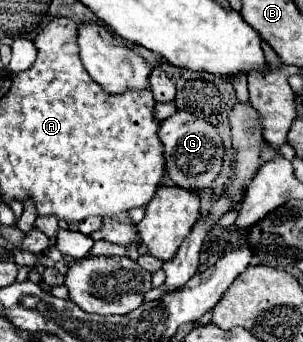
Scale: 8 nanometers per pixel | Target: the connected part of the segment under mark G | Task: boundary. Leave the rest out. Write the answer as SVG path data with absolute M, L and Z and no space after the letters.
M177 111L163 121L159 129L159 139L165 145L165 167L175 185L183 189L205 189L219 175L225 147L215 125L199 119L193 113Z

